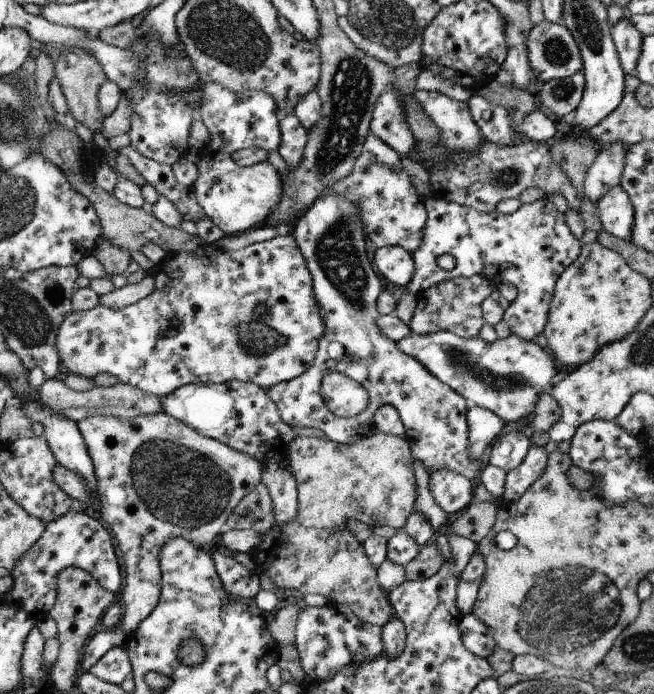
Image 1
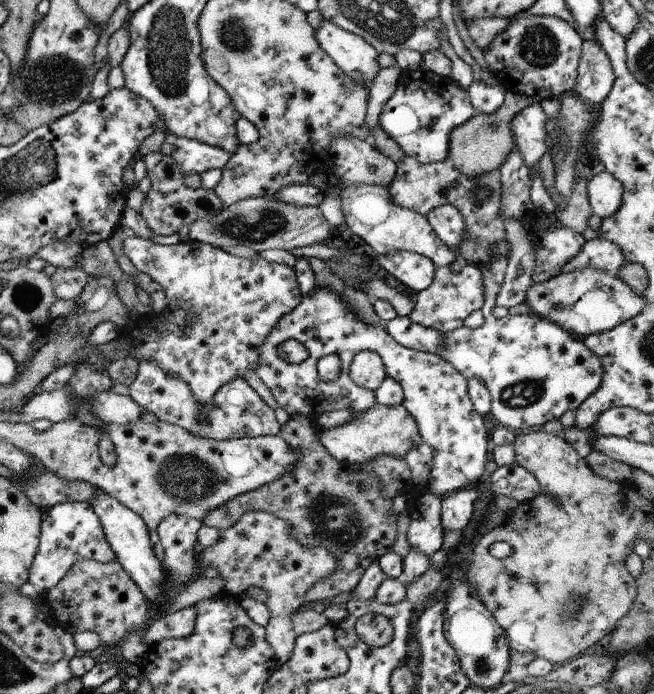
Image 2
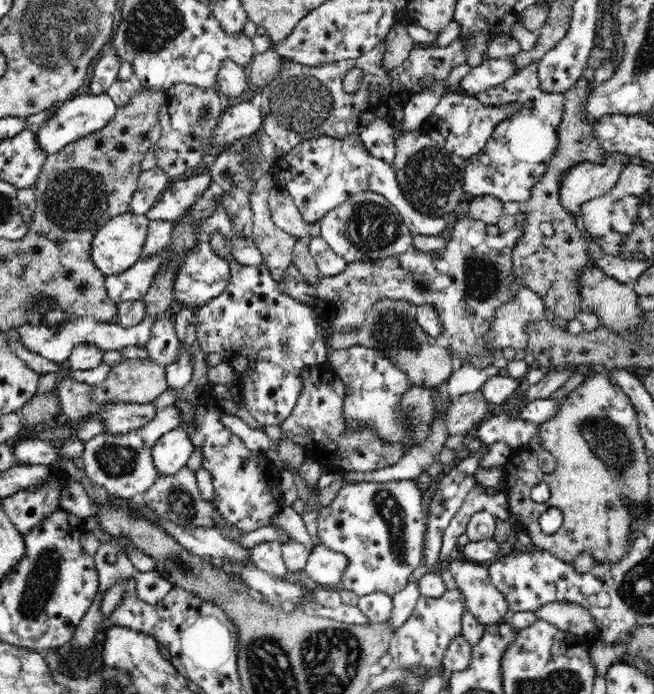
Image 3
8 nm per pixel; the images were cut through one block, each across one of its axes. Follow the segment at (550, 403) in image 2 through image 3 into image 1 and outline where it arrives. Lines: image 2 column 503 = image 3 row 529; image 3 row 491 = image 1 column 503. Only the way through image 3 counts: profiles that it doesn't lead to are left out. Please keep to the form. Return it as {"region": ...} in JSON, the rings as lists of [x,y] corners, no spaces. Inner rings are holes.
{"region":[[[449,331],[422,335],[411,333],[395,344],[400,353],[418,360],[419,364],[422,364],[433,376],[461,395],[469,405],[486,408],[506,423],[516,422],[522,417],[528,416],[532,411],[534,412],[539,394],[541,392],[550,394],[555,382],[563,374],[554,359],[553,352],[550,353],[548,349],[541,348],[534,341],[522,341],[514,334],[494,343],[484,343],[479,337],[466,339]]]}

